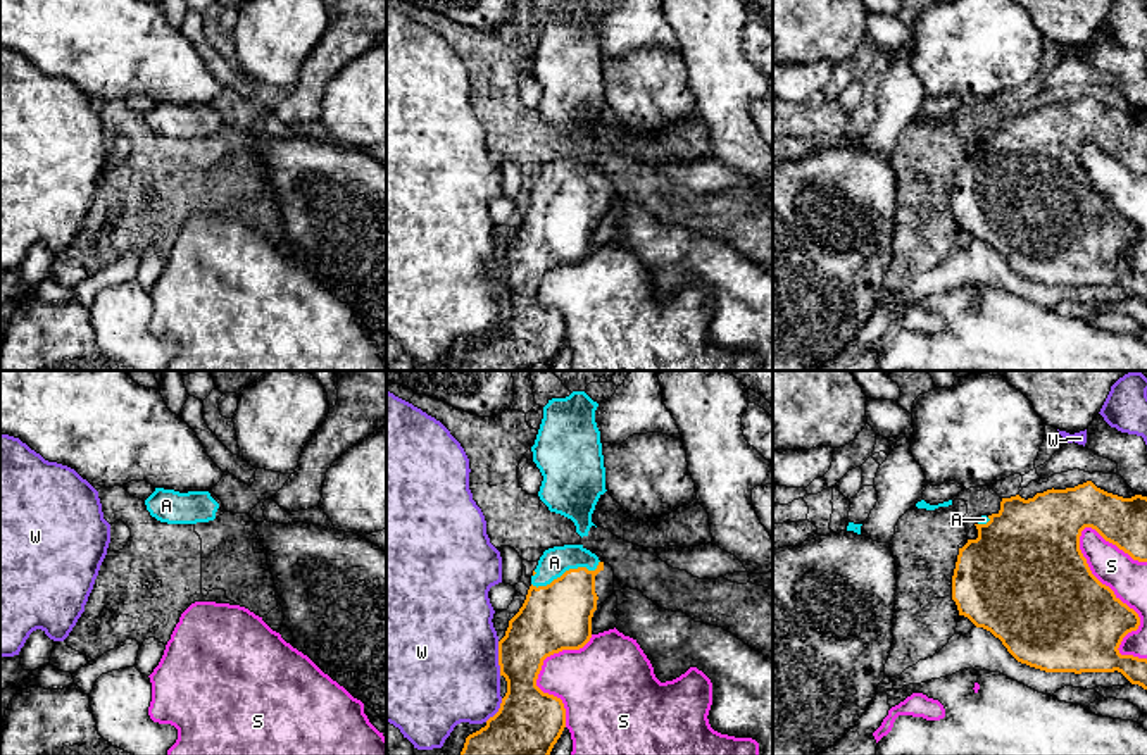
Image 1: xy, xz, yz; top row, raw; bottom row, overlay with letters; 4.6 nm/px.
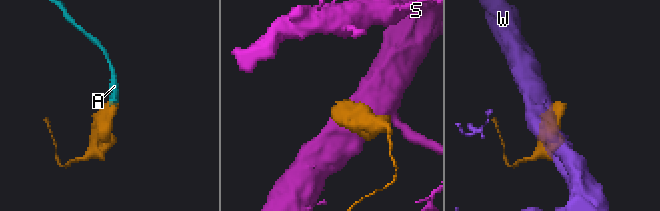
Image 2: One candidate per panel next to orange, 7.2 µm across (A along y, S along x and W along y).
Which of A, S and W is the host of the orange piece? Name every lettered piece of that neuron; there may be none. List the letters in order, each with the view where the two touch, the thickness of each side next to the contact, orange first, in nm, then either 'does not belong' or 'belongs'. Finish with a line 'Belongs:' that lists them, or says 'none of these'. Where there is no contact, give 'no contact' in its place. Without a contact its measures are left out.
A: contact in xz; calibres 320 and 140 nm; belongs
S: contact in yz; calibres 440 and 180 nm; does not belong
W: contact in xz; calibres 260 and 500 nm; does not belong
Belongs: A

